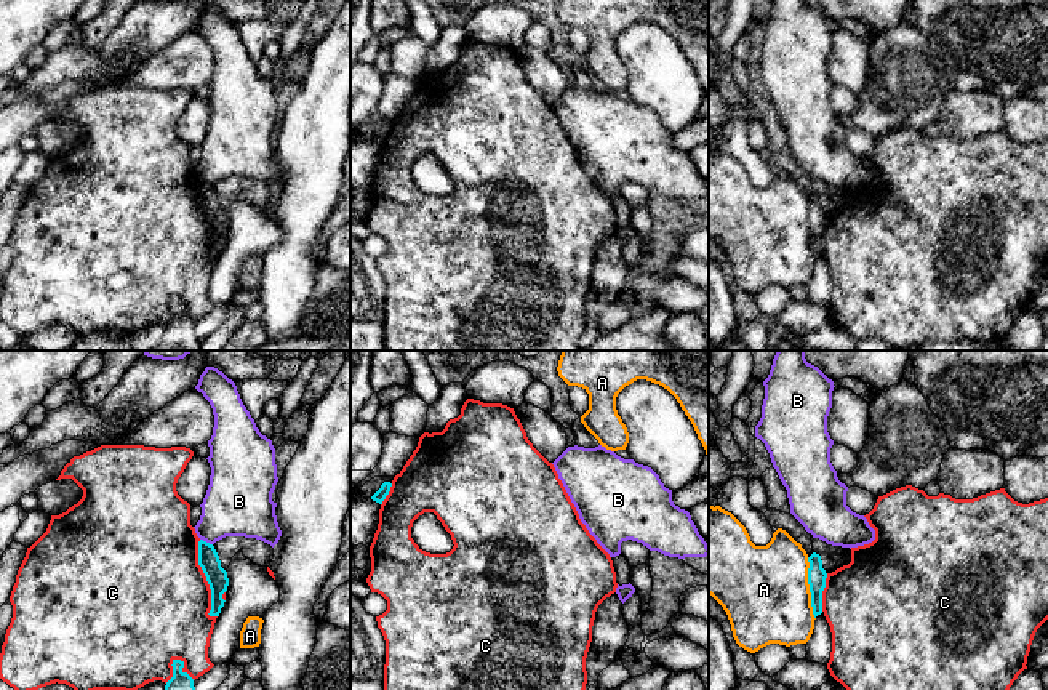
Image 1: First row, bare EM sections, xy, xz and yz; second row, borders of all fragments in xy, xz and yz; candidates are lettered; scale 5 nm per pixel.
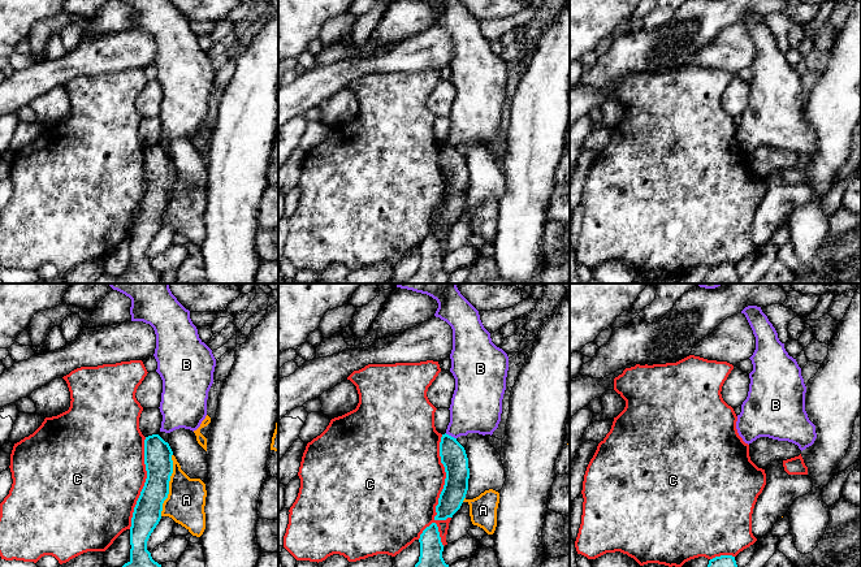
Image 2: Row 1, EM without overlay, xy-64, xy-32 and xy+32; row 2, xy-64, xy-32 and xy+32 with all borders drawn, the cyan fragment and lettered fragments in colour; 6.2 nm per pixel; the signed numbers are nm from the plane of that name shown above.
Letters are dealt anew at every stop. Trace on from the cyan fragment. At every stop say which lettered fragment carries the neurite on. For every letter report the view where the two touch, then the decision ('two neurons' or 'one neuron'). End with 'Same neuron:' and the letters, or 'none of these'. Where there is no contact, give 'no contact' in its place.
A: contact in yz; two neurons
B: contact in xy; two neurons
C: contact in xy; two neurons
Same neuron: none of these

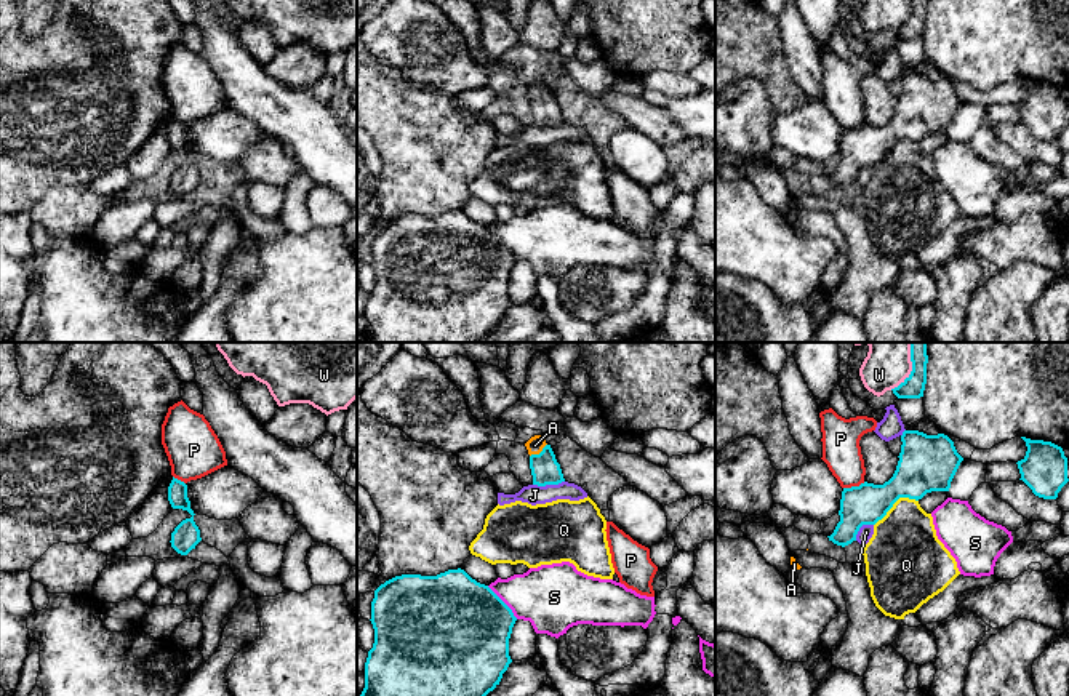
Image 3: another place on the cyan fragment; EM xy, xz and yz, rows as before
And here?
A: contact in xz; one neuron
J: contact in xz; two neurons
P: contact in yz; two neurons
Q: contact in yz; two neurons
S: contact in xz; two neurons
W: contact in yz; two neurons
Same neuron: A

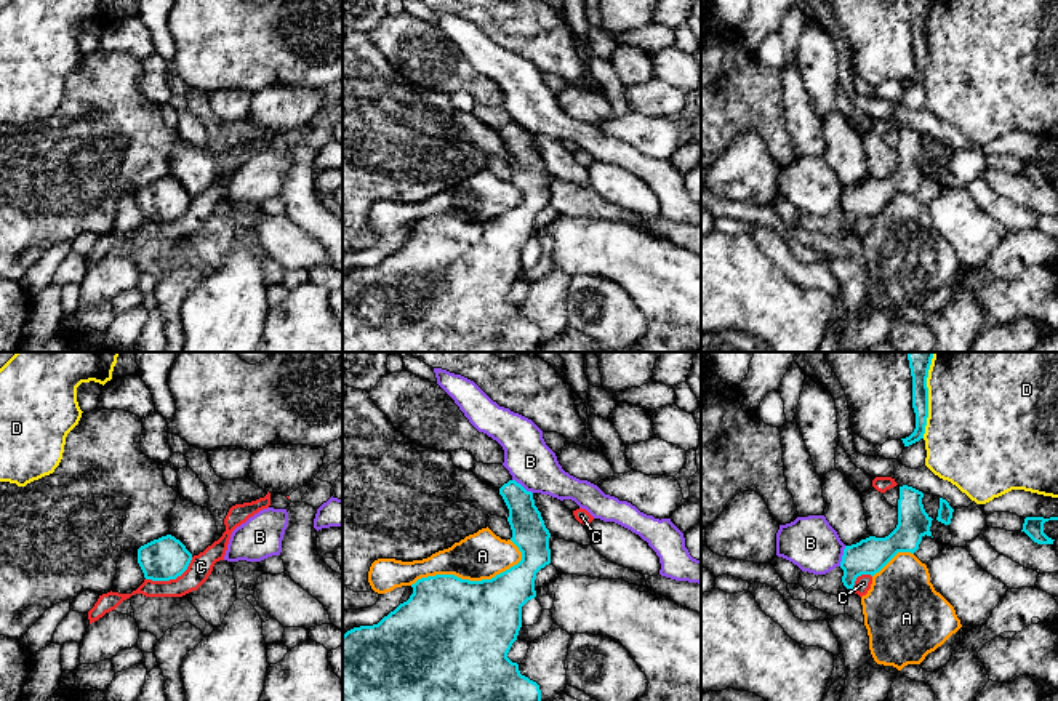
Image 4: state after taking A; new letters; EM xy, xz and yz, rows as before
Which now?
A: contact in xz; two neurons
B: contact in xz; two neurons
C: contact in xy; two neurons
D: contact in yz; two neurons
Same neuron: none of these

